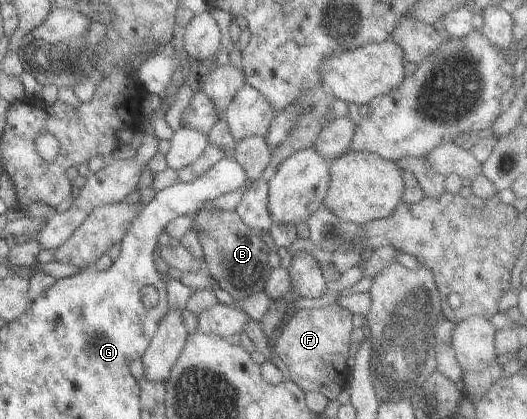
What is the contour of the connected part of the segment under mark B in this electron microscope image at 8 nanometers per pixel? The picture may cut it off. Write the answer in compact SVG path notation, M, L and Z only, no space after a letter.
M198 210L190 229L196 233L200 242L203 269L208 271L208 275L216 281L220 289L228 292L235 300L246 299L263 289L271 270L267 264L269 248L258 233L242 223L234 210Z

